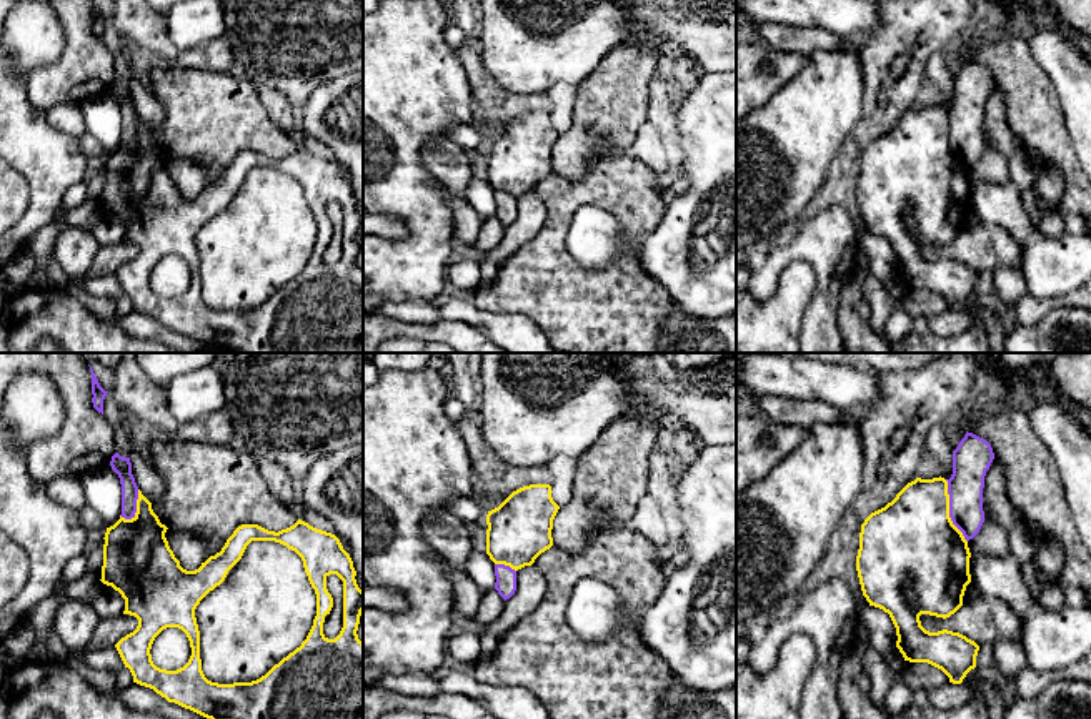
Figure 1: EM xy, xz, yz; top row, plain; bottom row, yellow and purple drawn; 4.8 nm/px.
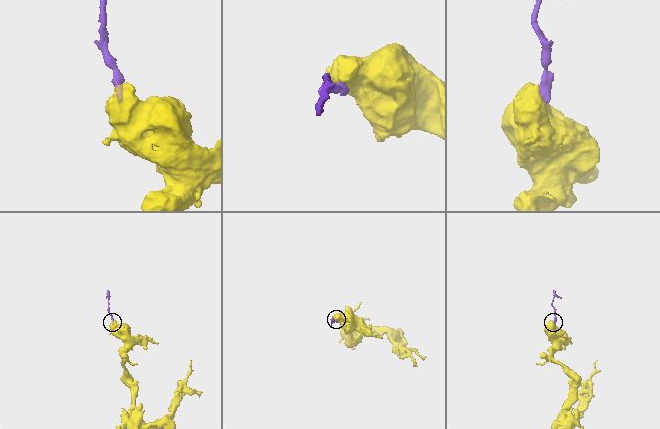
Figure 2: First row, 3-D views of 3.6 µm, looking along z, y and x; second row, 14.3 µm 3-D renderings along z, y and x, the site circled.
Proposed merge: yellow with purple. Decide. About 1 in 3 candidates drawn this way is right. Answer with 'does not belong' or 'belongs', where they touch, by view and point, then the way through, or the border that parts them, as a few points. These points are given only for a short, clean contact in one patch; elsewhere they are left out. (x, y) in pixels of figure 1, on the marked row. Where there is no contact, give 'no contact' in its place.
does not belong | yz (948, 511) | along yz (945, 480), (950, 520), (966, 541)

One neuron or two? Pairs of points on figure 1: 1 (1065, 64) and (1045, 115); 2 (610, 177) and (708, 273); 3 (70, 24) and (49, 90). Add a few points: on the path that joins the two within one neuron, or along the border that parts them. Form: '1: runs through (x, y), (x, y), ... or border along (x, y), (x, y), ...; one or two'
1: border along (1031, 55), (1055, 89), (1065, 125); two
2: border along (670, 195), (662, 222), (642, 242), (637, 258); two
3: runs through (74, 40), (74, 65), (65, 74); one

